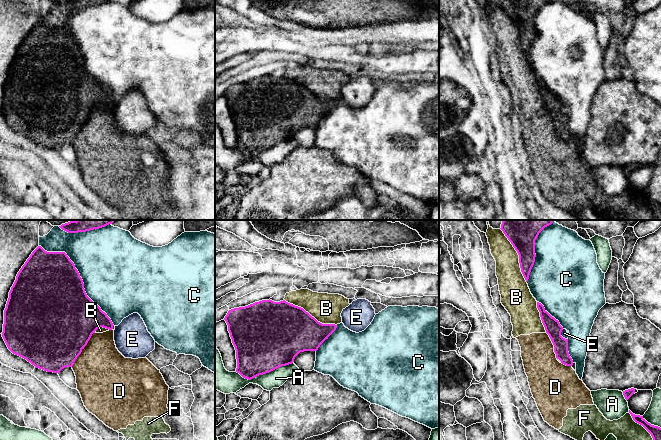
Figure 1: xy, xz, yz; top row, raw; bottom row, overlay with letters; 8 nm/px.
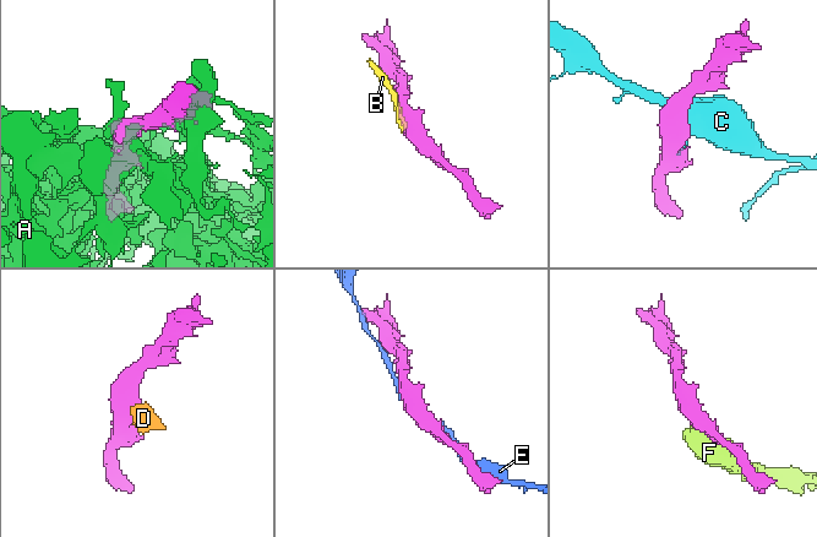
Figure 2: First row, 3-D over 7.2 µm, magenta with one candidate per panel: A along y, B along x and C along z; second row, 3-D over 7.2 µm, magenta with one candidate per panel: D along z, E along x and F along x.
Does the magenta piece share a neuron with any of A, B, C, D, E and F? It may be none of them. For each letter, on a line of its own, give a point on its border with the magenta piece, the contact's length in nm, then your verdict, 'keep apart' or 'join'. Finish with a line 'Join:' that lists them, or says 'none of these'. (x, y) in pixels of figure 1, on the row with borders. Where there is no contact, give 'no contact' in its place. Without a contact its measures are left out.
A: xz (264, 373) | 460 nm | keep apart
B: yz (518, 254) | 480 nm | keep apart
C: xy (79, 276) | 900 nm | keep apart
D: xy (83, 348) | 340 nm | keep apart
E: yz (560, 335) | 100 nm | keep apart
F: yz (641, 424) | 300 nm | keep apart
Join: none of these

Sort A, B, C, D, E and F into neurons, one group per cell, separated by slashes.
A / B D F / C / E

